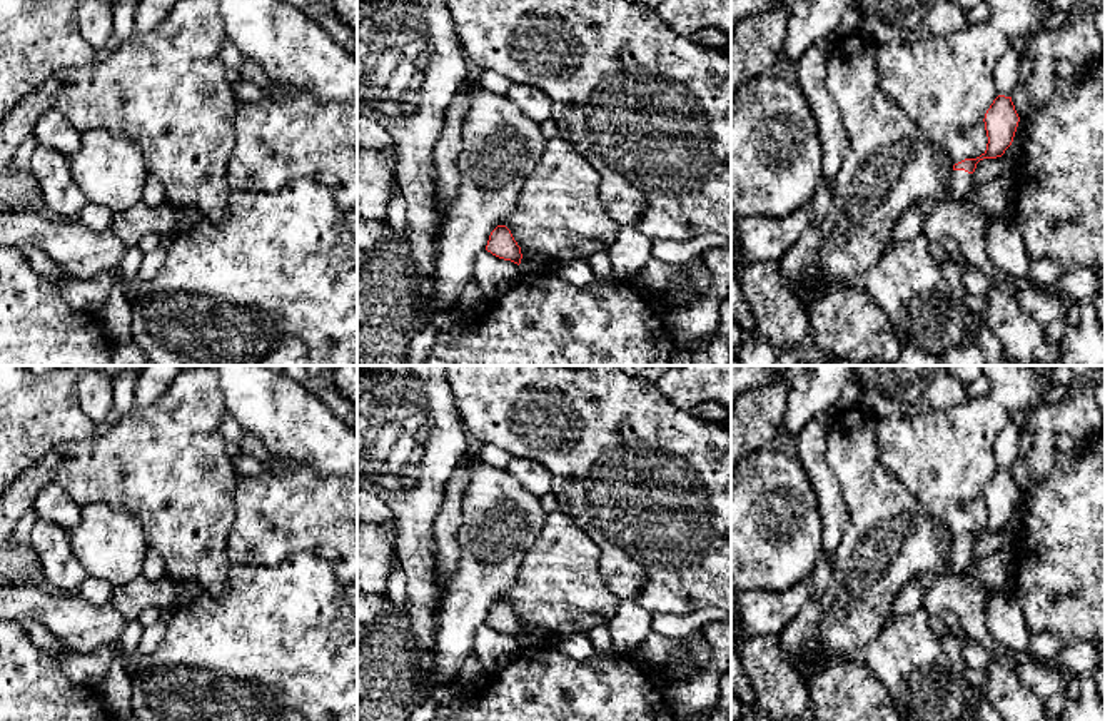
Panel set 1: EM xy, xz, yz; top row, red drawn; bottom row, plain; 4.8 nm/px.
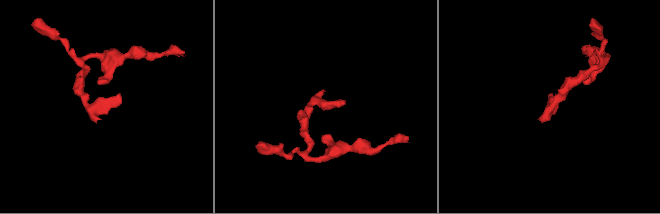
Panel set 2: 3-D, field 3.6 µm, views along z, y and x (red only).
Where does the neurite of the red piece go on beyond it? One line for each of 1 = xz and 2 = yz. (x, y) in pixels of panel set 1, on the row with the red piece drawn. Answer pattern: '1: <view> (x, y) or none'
1: none
2: yz (962, 181)

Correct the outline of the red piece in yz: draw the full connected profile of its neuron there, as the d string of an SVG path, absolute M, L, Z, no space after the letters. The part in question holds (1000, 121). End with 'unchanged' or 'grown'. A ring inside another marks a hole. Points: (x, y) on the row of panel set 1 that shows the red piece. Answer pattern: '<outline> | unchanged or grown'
M998 95L985 113L985 130L988 137L986 150L976 159L965 159L953 165L948 197L943 202L963 200L971 187L976 164L983 159L997 159L1012 145L1020 117L1012 97Z | grown

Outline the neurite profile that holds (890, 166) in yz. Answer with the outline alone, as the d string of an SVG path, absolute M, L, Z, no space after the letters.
M861 32L830 45L825 85L846 129L848 149L826 217L808 224L776 262L783 282L800 302L825 280L861 277L893 244L895 225L910 207L923 200L943 202L948 197L953 165L883 92L878 83L876 53L878 45Z

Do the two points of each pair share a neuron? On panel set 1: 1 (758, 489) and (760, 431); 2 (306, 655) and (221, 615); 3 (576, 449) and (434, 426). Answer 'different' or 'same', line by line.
1: different
2: same
3: different

